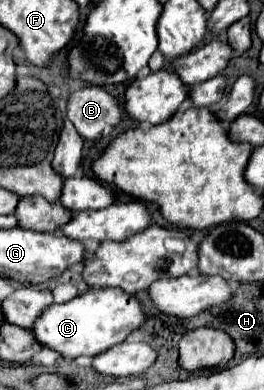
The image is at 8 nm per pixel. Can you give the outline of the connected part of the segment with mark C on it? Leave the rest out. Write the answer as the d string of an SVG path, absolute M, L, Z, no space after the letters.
M89 288L85 294L75 296L65 304L53 304L33 324L33 336L41 346L57 350L63 358L95 356L103 350L119 344L145 322L145 312L135 296L125 294L119 288Z

